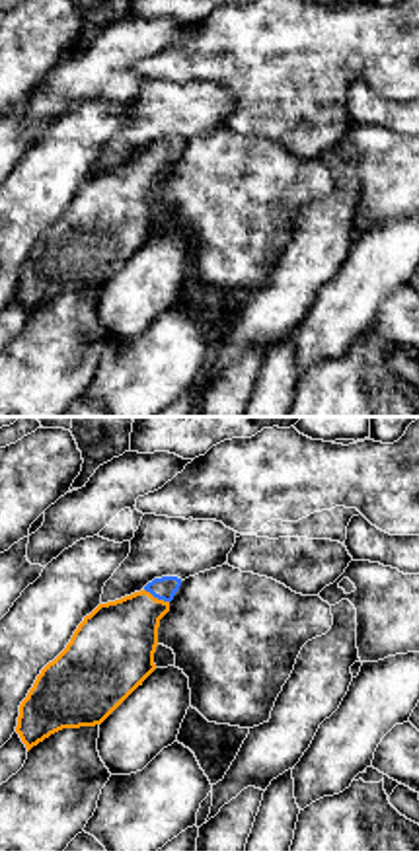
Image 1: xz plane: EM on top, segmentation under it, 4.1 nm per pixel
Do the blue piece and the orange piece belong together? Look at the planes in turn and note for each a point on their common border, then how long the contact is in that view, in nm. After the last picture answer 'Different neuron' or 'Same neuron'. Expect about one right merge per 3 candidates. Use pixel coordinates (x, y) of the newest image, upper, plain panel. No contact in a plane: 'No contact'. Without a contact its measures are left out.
Touches blue at (156, 160). Shared border 120 nm

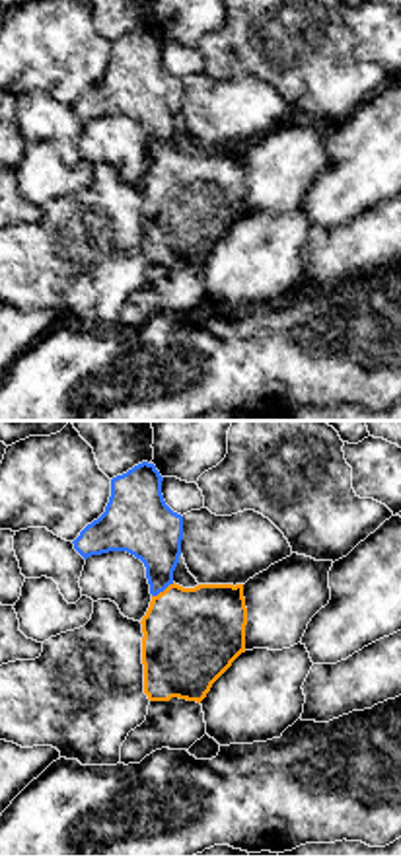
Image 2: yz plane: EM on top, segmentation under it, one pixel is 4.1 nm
Touches blue at (162, 154). Shared border 110 nm

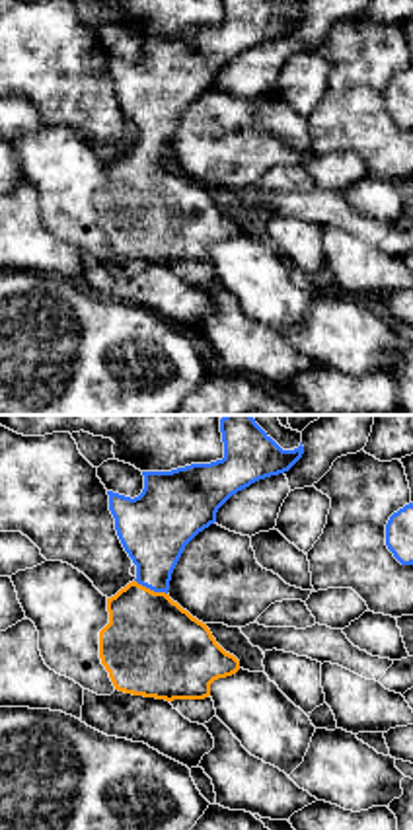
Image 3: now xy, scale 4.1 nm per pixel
Touches blue at (150, 152). Shared border 150 nm

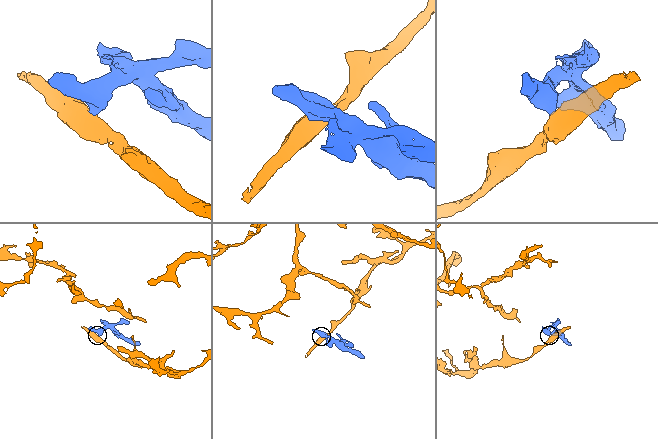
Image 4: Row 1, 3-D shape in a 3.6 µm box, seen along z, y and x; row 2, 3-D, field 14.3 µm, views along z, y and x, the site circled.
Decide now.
Same neuron

